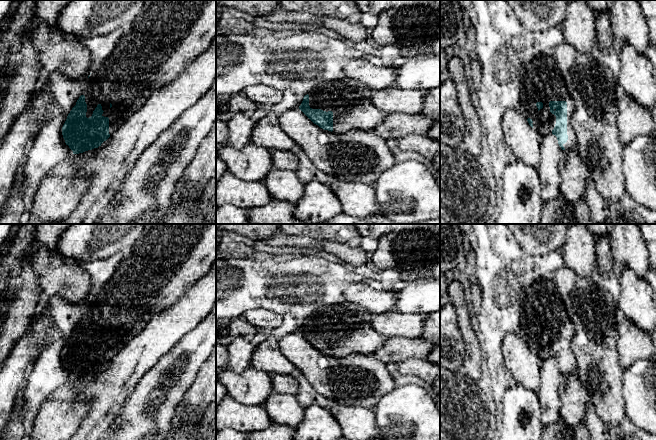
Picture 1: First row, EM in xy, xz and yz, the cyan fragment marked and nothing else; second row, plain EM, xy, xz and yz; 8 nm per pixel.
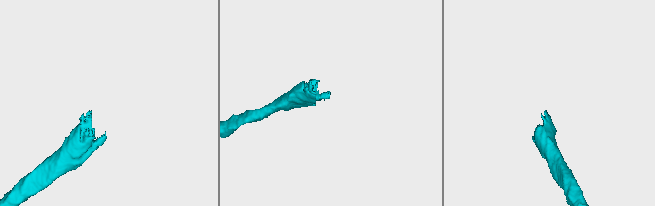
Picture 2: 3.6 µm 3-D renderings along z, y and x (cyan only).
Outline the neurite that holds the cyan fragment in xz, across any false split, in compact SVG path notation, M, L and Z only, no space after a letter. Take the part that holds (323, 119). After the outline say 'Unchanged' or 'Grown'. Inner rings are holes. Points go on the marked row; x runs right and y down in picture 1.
M343 77L326 81L304 96L299 109L320 128L334 133L345 133L352 129L373 130L384 121L387 113L371 103L373 91L360 82Z. Grown

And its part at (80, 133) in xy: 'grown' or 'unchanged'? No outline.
grown

